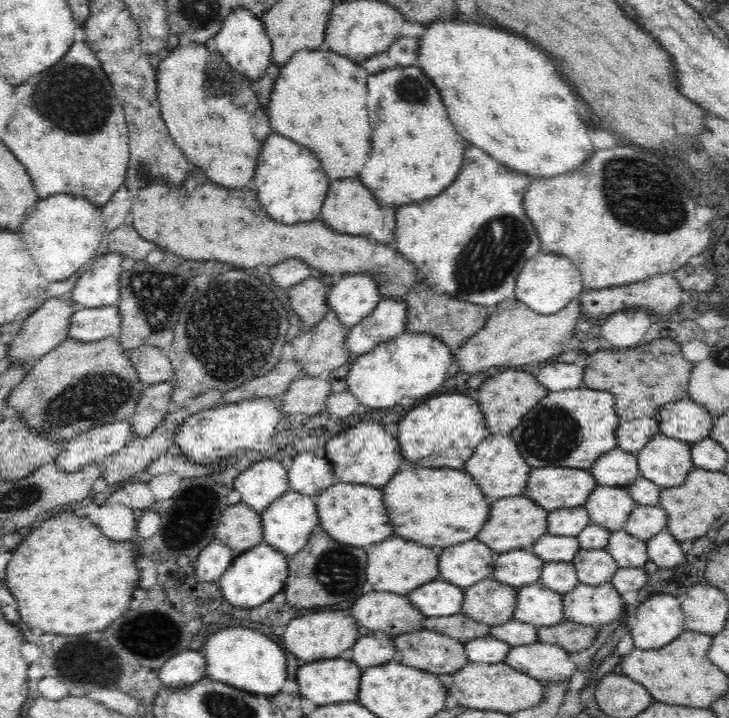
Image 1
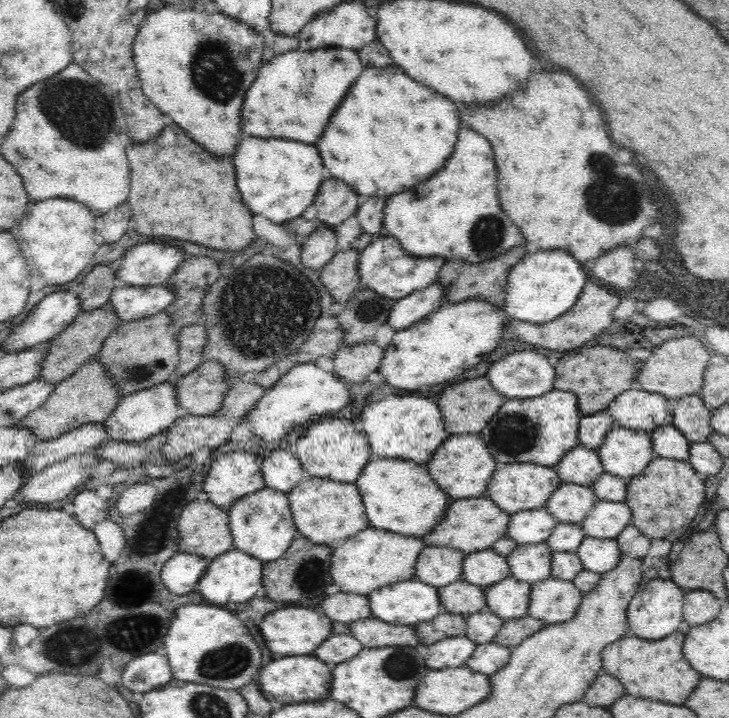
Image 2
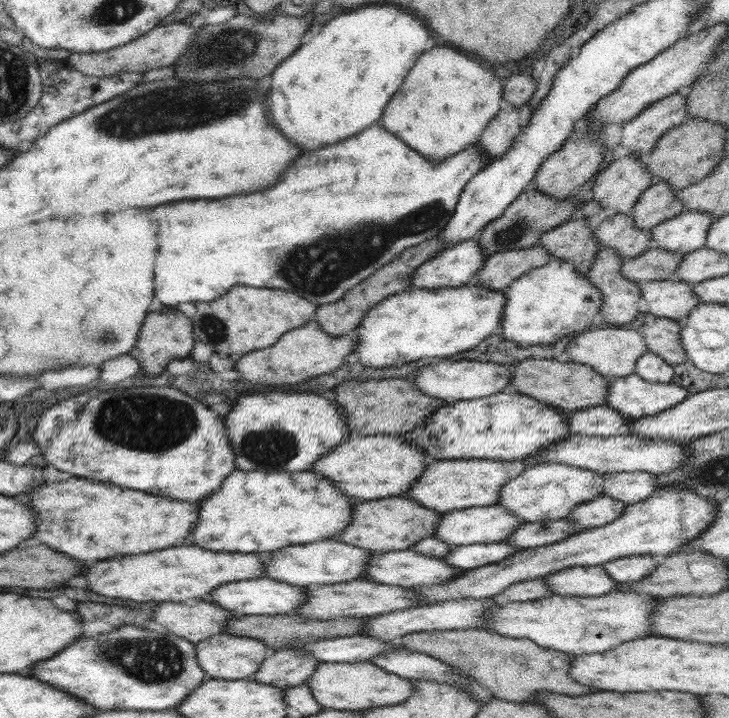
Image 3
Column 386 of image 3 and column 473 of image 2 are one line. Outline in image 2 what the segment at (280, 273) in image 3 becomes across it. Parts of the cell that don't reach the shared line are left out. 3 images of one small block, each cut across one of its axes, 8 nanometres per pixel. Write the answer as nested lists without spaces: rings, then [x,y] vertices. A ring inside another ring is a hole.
[[[474,130],[458,132],[454,154],[446,166],[426,182],[387,198],[383,226],[387,235],[396,237],[402,248],[420,257],[455,258],[472,264],[503,255],[513,246],[528,245],[522,231],[500,206],[496,186],[496,163],[490,142]],[[412,192],[454,192],[454,194],[412,194]]]

